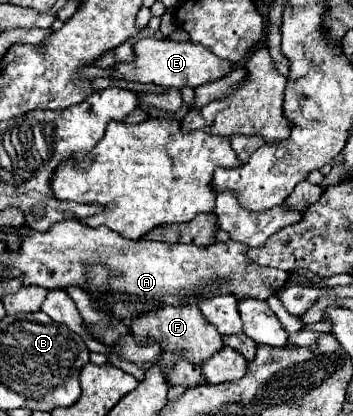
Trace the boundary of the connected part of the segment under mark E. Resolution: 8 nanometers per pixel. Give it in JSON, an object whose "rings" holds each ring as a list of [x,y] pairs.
{"rings":[[[144,38],[134,44],[134,50],[136,50],[136,56],[132,62],[114,66],[120,78],[132,80],[132,82],[160,84],[160,86],[174,86],[174,88],[182,88],[182,86],[196,88],[206,82],[214,82],[214,80],[230,74],[236,68],[234,62],[216,58],[208,50],[208,46],[200,46],[194,42],[172,42],[168,38]]]}

